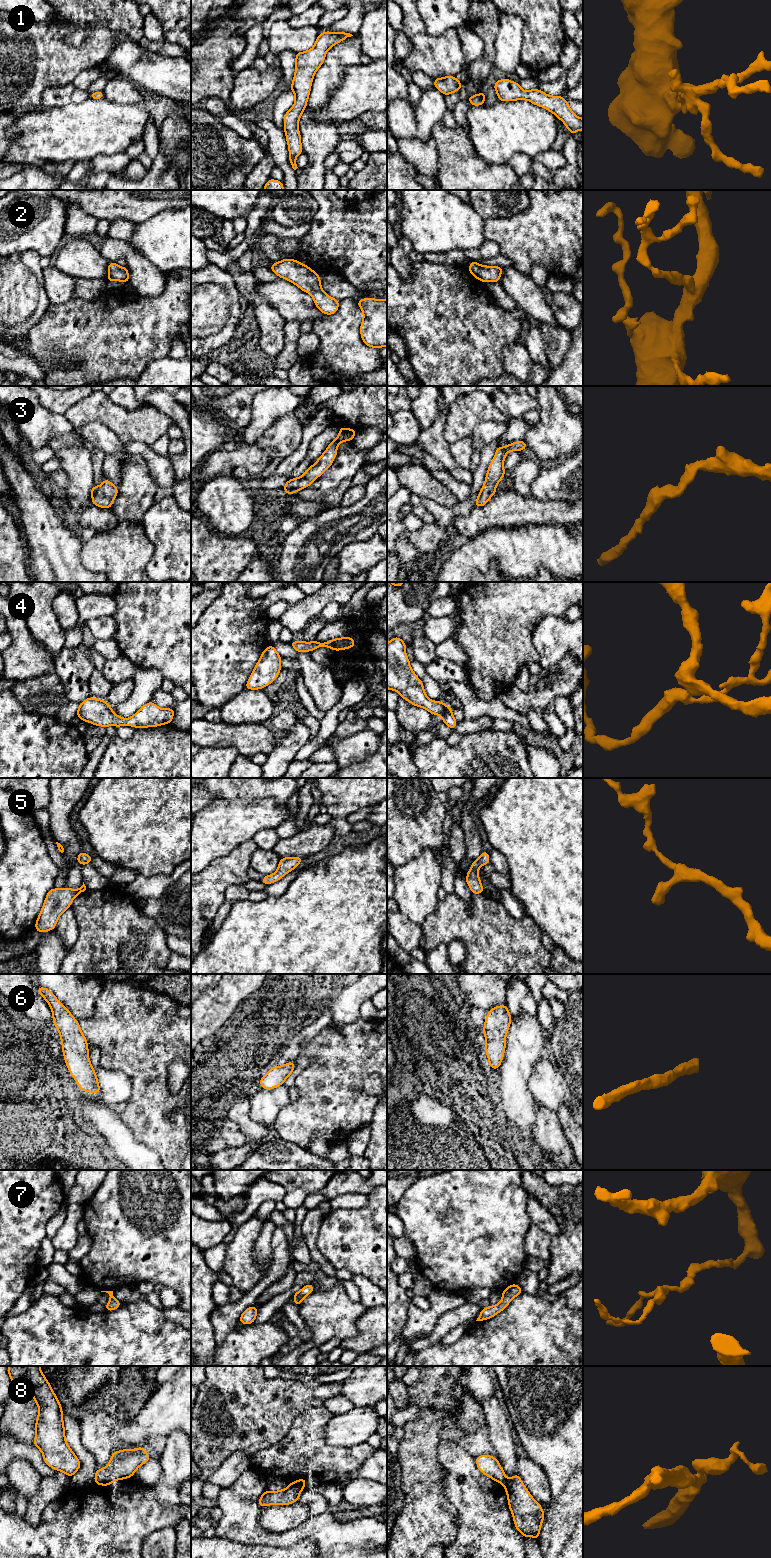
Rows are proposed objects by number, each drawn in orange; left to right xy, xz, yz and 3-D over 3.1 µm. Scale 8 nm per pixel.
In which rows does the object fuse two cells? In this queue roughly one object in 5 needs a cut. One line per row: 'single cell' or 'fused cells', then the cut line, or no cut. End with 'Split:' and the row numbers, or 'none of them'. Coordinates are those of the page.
1: single cell; cut none
2: single cell; cut none
3: single cell; cut none
4: single cell; cut none
5: single cell; cut none
6: single cell; cut none
7: single cell; cut none
8: fused cells; cut yz (507, 1479), (502, 1483)
Split: 8

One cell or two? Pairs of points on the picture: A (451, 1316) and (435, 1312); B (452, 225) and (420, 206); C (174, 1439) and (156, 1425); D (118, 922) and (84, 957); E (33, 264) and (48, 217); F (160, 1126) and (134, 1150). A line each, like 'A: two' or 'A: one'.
A: two
B: one
C: two
D: one
E: two
F: two

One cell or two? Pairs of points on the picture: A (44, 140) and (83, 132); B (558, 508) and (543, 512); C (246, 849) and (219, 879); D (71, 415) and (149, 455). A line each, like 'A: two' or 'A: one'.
A: one
B: one
C: one
D: two

